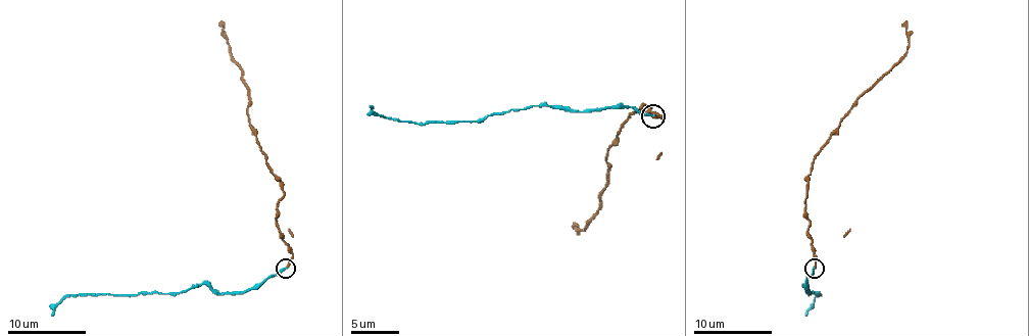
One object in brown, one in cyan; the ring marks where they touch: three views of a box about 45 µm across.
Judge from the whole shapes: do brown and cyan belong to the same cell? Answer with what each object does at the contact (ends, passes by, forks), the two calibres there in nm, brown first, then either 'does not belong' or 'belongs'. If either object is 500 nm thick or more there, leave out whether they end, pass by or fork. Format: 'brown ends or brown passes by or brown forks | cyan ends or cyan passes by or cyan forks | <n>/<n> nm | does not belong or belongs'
brown ends | cyan ends | 170/180 nm | belongs

